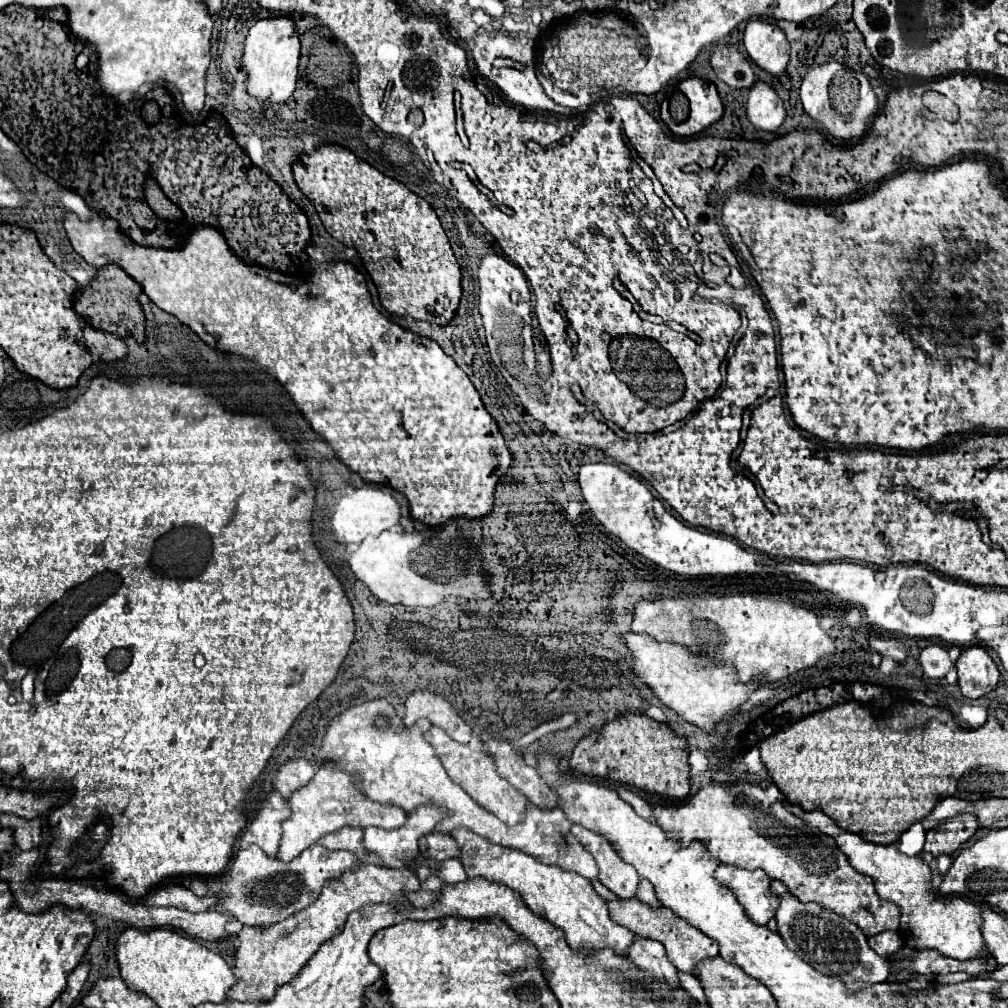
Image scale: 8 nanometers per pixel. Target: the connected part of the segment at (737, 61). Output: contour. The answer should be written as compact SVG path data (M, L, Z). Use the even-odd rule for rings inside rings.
M733 47L715 49L711 55L711 65L721 81L725 81L729 87L741 89L751 87L755 83L755 73L751 69L751 63Z

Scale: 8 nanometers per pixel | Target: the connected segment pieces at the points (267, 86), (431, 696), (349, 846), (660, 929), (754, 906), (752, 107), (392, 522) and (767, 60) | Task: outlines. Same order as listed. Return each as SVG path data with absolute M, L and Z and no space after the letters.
M273 17L257 21L245 37L245 49L241 59L247 71L247 93L259 99L261 103L285 103L295 91L299 47L301 47L299 37L289 17Z
M415 691L405 701L405 727L413 727L417 719L429 719L431 725L437 725L449 733L451 739L467 743L471 727L457 715L449 701L431 691Z
M343 827L341 831L323 837L323 839L319 841L319 845L327 847L327 849L333 849L333 851L337 851L337 849L353 851L363 863L375 863L375 865L377 865L379 859L377 859L375 855L365 853L363 843L361 843L361 837L363 837L363 829L359 829L359 827Z
M635 897L633 899L607 901L607 905L609 905L609 913L611 913L615 923L627 927L635 935L643 935L643 937L649 937L649 939L655 939L655 941L663 943L663 947L667 951L667 959L683 973L697 975L697 965L703 959L713 959L713 957L719 955L719 945L713 939L703 935L699 929L693 929L693 925L689 925L685 919L675 915L671 909L665 909L665 907L651 909Z
M719 865L715 871L717 883L729 887L739 905L743 905L747 917L757 923L757 925L767 925L769 919L773 919L777 911L779 897L771 893L769 889L769 877L765 871L755 869L747 871L741 867L729 867L729 865Z
M757 81L751 87L745 111L747 111L747 119L751 121L751 125L759 131L775 133L785 119L783 101L777 97L777 93L769 85L761 81Z
M361 487L355 489L351 495L345 495L335 505L335 511L331 515L331 531L335 535L337 543L343 545L357 545L367 535L379 535L391 527L395 527L401 519L401 511L397 501L391 497L389 491L383 491L379 487Z
M749 21L743 37L749 59L771 75L781 75L789 63L789 41L775 23Z

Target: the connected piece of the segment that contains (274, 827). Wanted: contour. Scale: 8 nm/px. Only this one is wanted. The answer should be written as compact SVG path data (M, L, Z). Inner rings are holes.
M273 791L263 807L257 811L257 817L247 825L241 837L241 847L259 845L269 857L277 857L281 843L281 823L289 817L287 801Z

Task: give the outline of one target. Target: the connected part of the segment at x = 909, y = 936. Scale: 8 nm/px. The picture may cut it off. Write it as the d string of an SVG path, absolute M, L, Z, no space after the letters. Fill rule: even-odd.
M787 807L793 815L801 817L807 825L819 827L823 833L831 835L835 843L841 847L841 851L847 855L853 869L867 875L875 883L875 891L879 899L891 901L901 909L901 939L907 947L915 951L935 949L945 957L969 961L979 959L983 955L991 955L991 951L985 947L983 935L981 935L981 907L975 903L969 903L961 897L939 897L929 887L927 881L931 879L929 865L923 863L921 857L907 857L903 855L897 845L875 845L859 835L851 835L849 831L841 829L833 819L829 819L823 811L803 811L801 807Z

